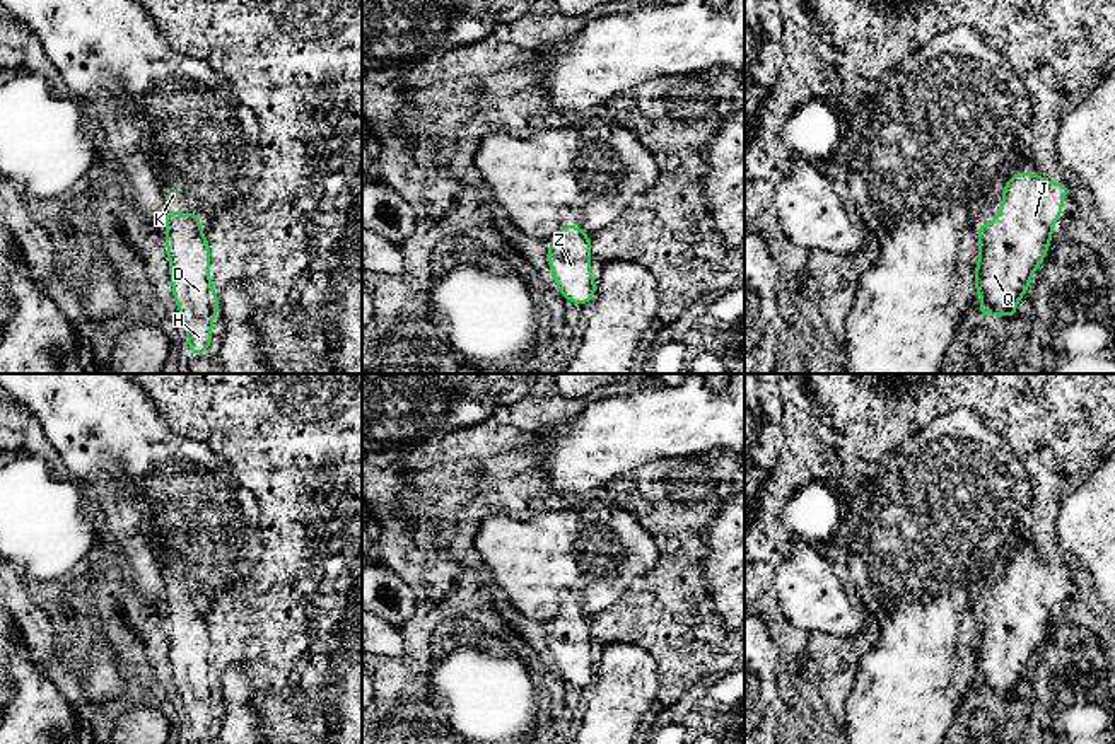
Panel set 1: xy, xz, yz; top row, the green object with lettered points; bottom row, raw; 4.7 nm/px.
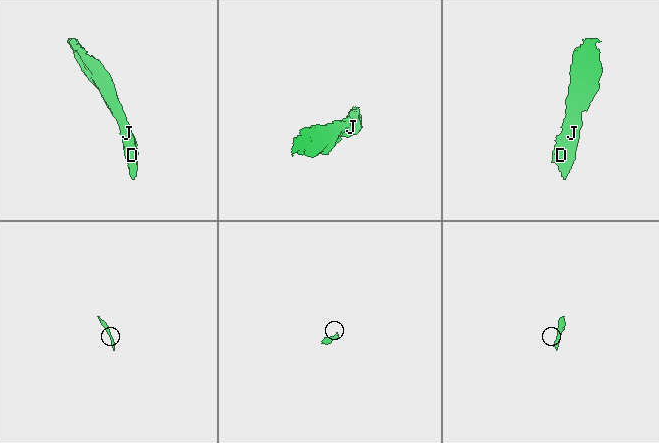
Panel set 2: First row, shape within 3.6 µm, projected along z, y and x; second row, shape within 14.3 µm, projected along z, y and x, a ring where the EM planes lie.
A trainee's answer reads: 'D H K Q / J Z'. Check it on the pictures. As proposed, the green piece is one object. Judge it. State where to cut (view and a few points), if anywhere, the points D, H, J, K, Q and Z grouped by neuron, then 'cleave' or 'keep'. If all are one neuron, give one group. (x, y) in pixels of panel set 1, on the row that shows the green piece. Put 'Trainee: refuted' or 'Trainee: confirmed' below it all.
no cut | D H J K Q Z | keep
Trainee: refuted

